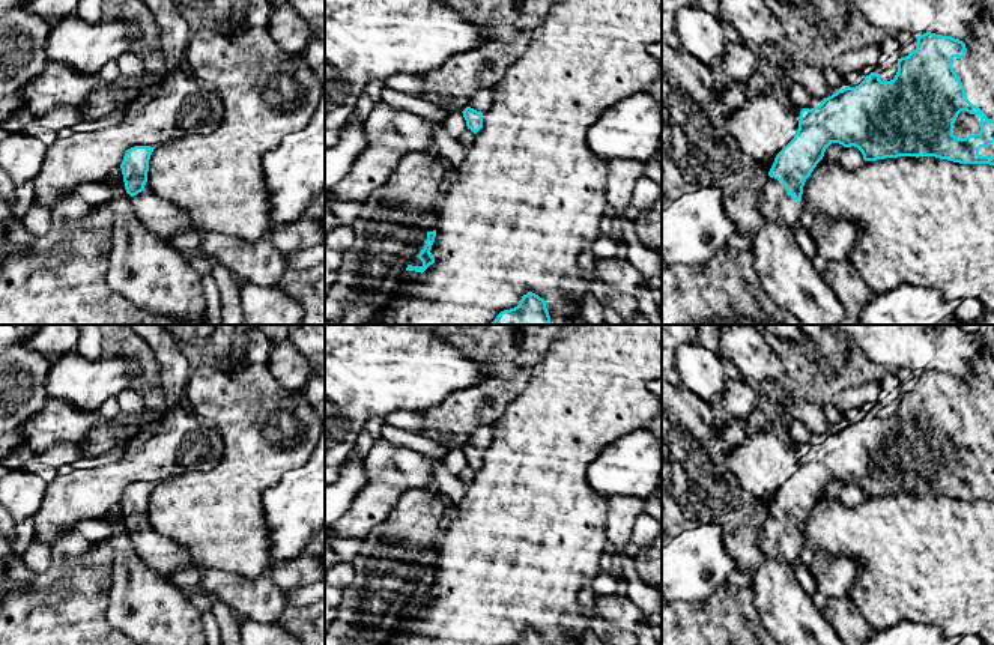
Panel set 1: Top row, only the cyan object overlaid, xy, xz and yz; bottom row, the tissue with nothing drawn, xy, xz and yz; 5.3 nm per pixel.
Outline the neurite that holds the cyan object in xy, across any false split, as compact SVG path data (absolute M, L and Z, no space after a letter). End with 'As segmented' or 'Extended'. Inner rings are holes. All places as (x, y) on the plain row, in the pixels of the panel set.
M150 483L131 484L126 487L120 505L135 552L149 568L167 577L194 565L186 549L158 534L146 522L153 486Z. Extended

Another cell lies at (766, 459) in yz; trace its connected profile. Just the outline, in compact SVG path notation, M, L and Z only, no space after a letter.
M782 422L747 433L744 441L726 453L726 466L738 484L765 501L797 471L797 445Z

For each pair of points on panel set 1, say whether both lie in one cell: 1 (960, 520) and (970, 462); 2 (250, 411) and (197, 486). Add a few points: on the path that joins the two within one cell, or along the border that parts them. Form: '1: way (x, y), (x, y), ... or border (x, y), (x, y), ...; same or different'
1: border (928, 492), (978, 501); different
2: way (250, 433), (250, 447), (220, 477); same

